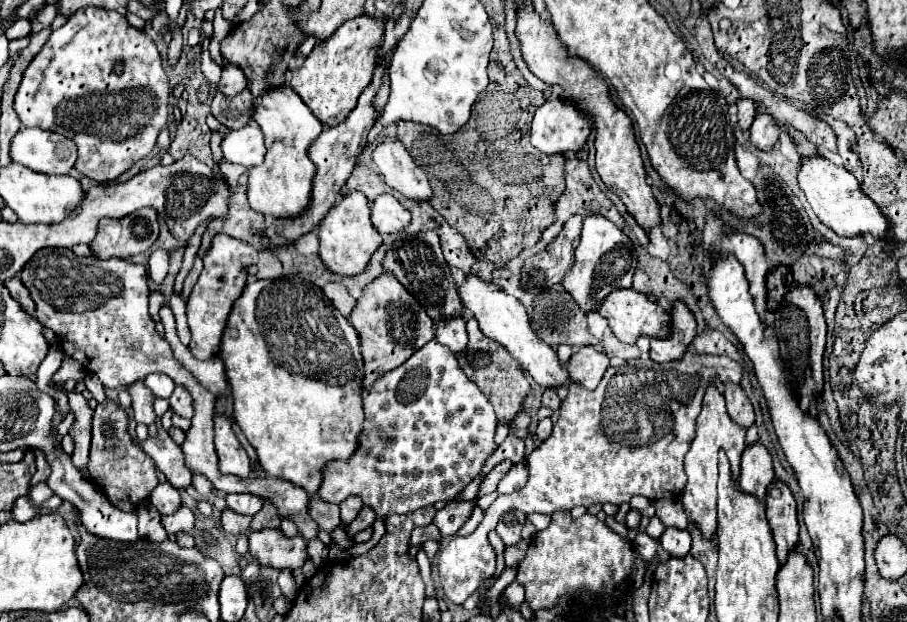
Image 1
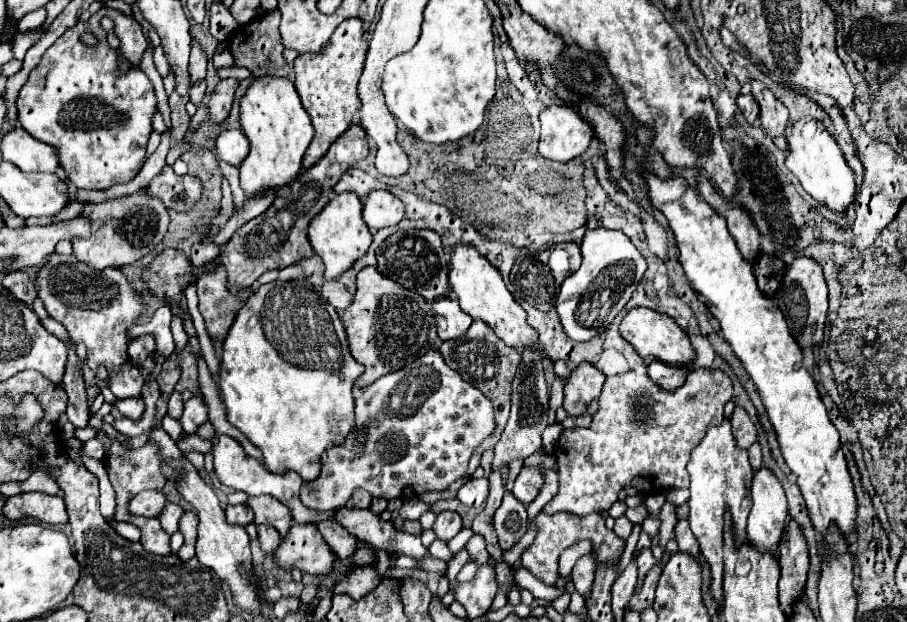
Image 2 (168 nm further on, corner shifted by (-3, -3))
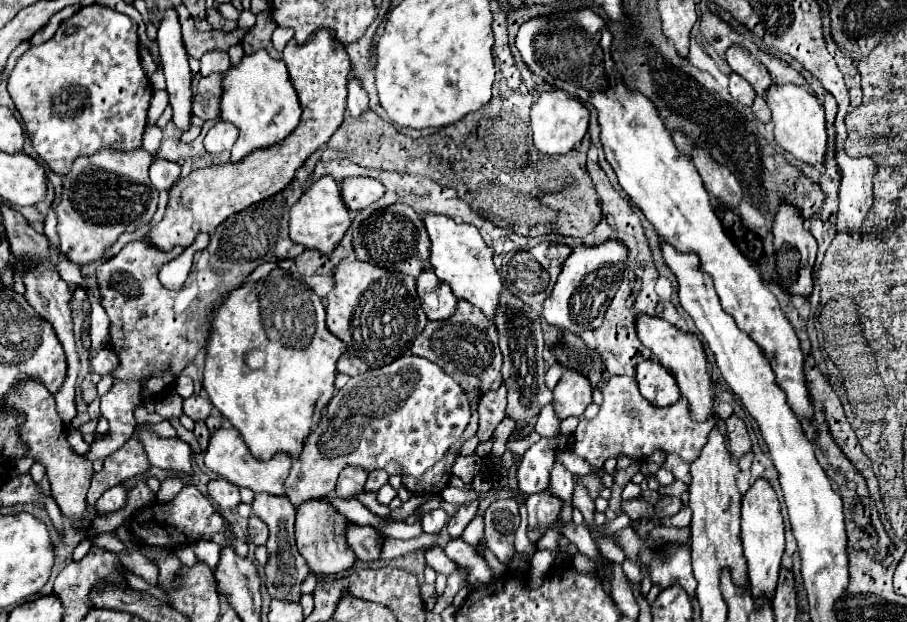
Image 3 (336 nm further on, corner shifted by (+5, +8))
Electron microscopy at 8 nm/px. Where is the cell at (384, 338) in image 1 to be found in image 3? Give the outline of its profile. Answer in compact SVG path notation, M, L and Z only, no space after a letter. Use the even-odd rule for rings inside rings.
M344 259L334 267L336 287L326 297L326 325L350 349L338 361L338 371L350 377L392 363L412 345L428 319L416 297L416 279L392 273L372 263Z

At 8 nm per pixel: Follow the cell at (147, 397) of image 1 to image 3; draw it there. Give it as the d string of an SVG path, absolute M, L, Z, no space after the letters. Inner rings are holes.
M104 347L92 353L92 367L94 367L94 373L98 375L112 375L118 365L120 365L118 355L112 353L110 347Z

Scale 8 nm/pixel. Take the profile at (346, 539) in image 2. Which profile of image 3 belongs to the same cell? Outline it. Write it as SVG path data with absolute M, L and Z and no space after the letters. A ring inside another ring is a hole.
M348 523L346 541L348 541L348 547L354 551L356 559L362 559L362 561L380 559L380 537L374 527Z

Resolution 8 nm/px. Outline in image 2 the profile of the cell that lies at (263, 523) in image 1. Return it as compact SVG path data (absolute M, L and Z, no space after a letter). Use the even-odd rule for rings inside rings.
M260 524L258 526L258 542L260 542L260 548L264 550L266 556L274 556L278 544L282 542L280 534L276 532L276 528L268 526L268 524Z

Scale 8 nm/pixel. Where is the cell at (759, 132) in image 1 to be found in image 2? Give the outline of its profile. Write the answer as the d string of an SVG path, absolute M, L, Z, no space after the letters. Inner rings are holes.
M752 80L752 94L756 98L756 102L760 104L760 122L762 128L766 130L766 134L770 138L774 136L782 136L788 124L788 110L786 106L758 80Z

